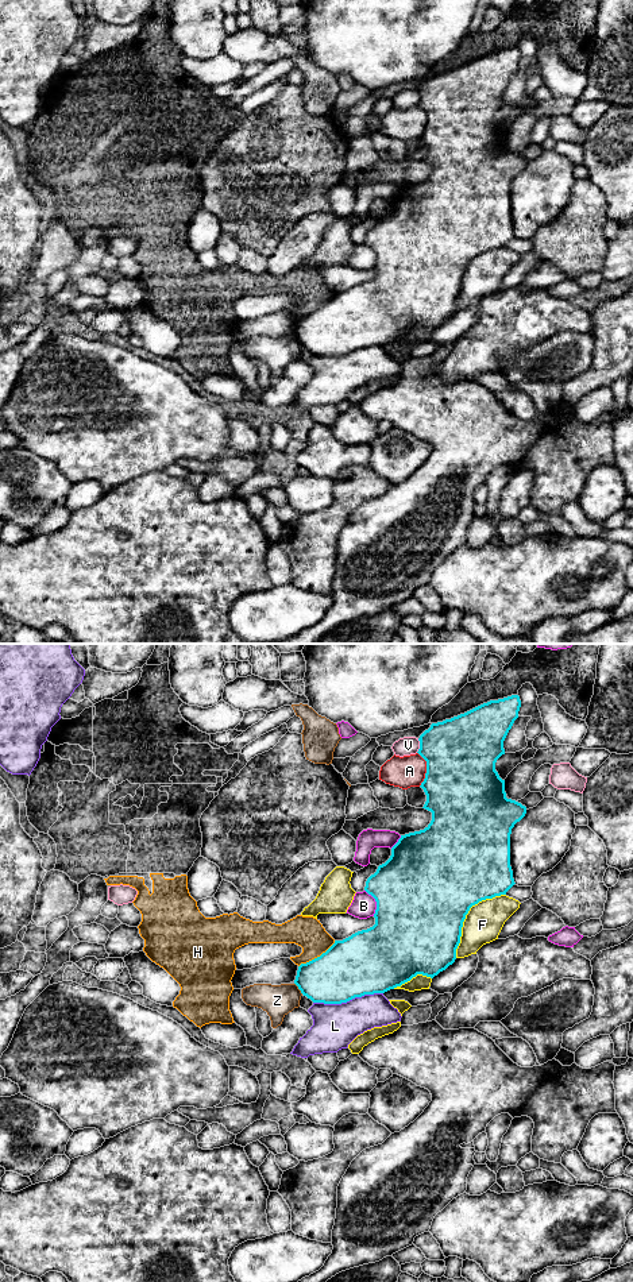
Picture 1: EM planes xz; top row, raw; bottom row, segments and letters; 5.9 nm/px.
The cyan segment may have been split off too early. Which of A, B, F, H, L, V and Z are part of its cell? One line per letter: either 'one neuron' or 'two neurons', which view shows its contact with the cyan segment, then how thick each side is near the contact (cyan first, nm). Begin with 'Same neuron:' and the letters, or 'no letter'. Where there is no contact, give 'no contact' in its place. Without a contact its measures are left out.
Same neuron: no letter
A: two neurons; contact in xz; calibres 460 and 190 nm
B: two neurons; contact in xz; calibres 500 and 150 nm
F: two neurons; contact in xz; calibres 500 and 220 nm
H: two neurons; contact in xz; calibres 360 and 190 nm
L: two neurons; contact in xz; calibres 360 and 280 nm
V: two neurons; contact in xz; calibres 420 and 110 nm
Z: two neurons; contact in xz; calibres 320 and 190 nm

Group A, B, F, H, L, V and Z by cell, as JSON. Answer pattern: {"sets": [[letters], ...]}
{"sets": [["A"], ["B"], ["F"], ["H"], ["L"], ["V"], ["Z"]]}

